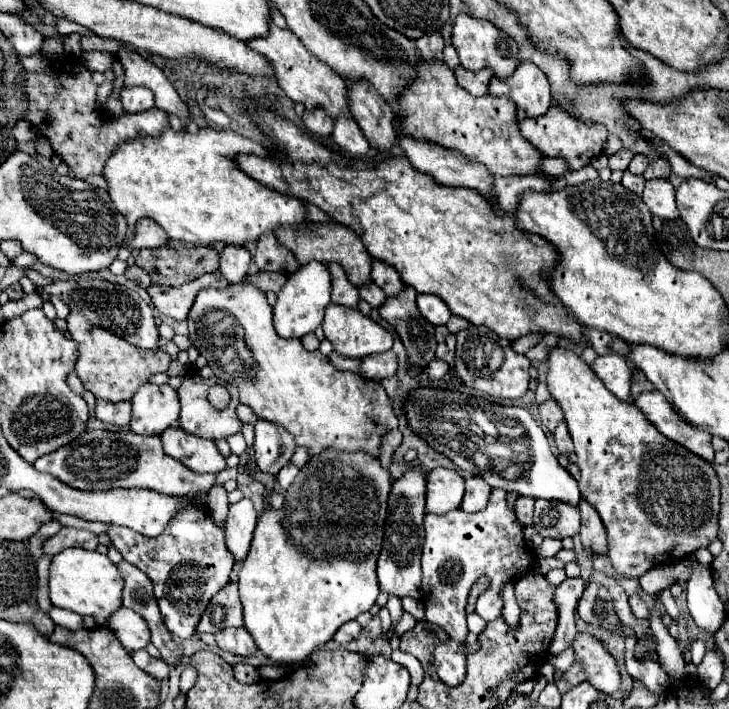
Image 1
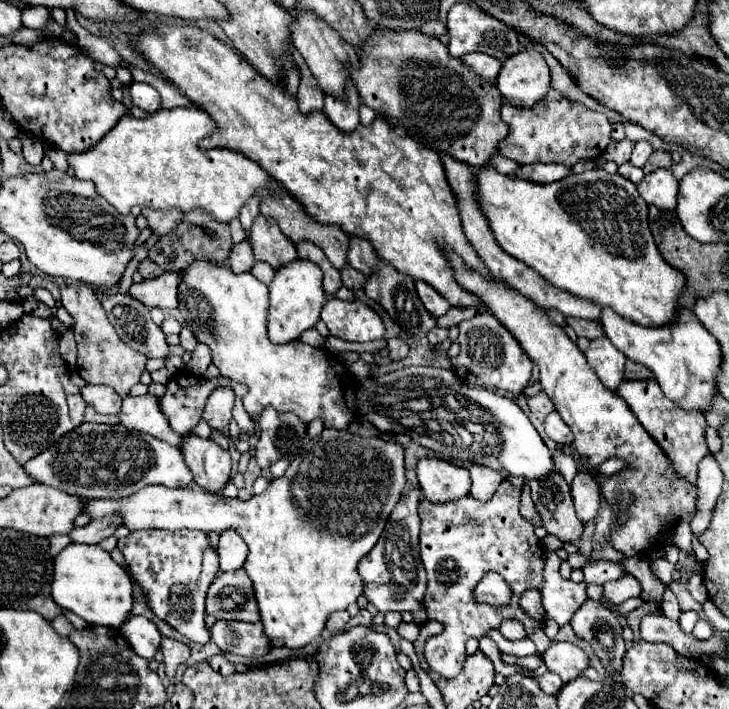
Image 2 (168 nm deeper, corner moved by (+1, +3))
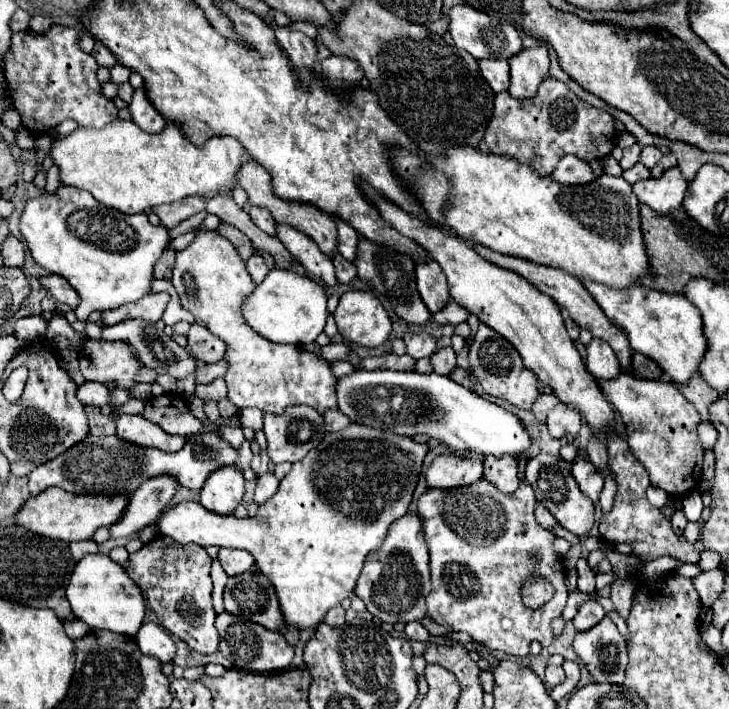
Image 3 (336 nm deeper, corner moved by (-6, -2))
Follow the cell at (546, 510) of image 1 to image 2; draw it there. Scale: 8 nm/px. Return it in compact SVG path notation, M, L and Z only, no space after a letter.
M554 473L542 481L528 481L528 487L532 489L536 511L542 517L542 527L560 541L574 543L582 535L584 525L574 513L570 485L564 481L564 477Z

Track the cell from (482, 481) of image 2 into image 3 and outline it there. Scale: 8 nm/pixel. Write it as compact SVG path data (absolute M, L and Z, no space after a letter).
M485 458L485 478L495 482L497 488L505 494L511 494L519 488L521 480L519 480L519 468L517 468L517 460L515 458Z

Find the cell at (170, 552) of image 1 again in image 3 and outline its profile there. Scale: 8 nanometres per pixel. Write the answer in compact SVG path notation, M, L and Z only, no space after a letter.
M157 538L143 546L139 552L129 554L127 574L145 592L149 608L157 614L163 628L181 638L191 650L201 654L213 654L219 646L219 634L215 628L215 610L211 604L211 558L197 544L173 544L165 546L163 538Z

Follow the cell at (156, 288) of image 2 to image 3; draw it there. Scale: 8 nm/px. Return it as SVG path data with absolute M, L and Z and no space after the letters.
M165 292L147 294L145 298L141 298L135 304L125 304L125 306L119 306L115 310L103 312L101 320L105 326L115 326L115 324L119 324L123 320L131 320L131 318L139 318L145 322L157 322L157 320L161 320L161 316L165 312L169 298L171 296Z

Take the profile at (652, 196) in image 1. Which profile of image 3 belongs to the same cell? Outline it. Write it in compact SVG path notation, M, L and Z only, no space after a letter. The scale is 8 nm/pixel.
M669 168L661 178L635 182L633 192L637 194L639 202L651 206L659 214L667 214L669 210L681 206L687 192L687 180L679 168Z

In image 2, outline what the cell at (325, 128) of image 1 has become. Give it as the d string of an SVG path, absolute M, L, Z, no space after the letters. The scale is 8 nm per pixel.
M294 53L294 59L300 67L300 87L298 87L298 107L302 115L308 115L312 111L324 111L324 97L326 93L320 89L316 77L312 77L308 65L304 65L304 59L300 59L300 53Z

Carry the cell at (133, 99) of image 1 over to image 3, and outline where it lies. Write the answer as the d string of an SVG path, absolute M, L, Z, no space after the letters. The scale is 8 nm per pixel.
M135 90L133 92L133 100L129 104L129 112L131 112L131 120L145 132L157 134L167 126L167 120L153 108L153 104L147 100L145 90Z

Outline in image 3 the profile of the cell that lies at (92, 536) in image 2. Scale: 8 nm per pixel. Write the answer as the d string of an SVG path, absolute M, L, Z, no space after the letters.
M171 476L149 478L147 482L143 482L143 486L139 486L139 490L131 494L129 506L123 512L121 520L109 528L111 536L131 536L133 532L149 526L163 512L177 490L179 482L175 482Z

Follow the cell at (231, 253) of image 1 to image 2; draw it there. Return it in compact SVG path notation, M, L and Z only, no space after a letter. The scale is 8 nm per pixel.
M242 241L242 243L236 243L232 247L232 253L228 257L228 265L234 273L244 273L244 271L250 271L252 265L254 265L254 253L252 253L252 247L248 241Z

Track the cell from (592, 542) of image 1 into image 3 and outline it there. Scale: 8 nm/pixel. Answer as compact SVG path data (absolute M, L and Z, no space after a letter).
M577 454L575 460L573 460L573 464L571 464L571 472L573 472L579 488L585 492L585 496L589 496L593 502L599 502L599 494L603 490L605 476L603 476L601 470L597 470L591 464L589 456Z

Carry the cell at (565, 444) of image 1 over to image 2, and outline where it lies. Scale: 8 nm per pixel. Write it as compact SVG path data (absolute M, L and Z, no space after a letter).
M552 411L546 421L544 421L544 429L546 429L546 435L556 441L558 445L570 445L572 443L572 431L570 427L560 419L560 415L556 411Z

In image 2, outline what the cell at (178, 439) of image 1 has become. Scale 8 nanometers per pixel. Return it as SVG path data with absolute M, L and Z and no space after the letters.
M184 435L178 447L184 463L194 475L194 481L210 493L220 493L220 489L228 483L232 467L228 451L216 441L202 439L198 435Z

